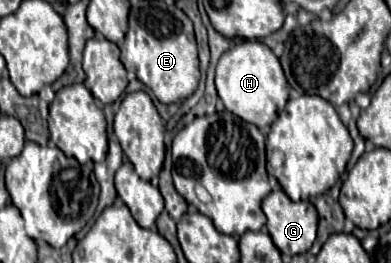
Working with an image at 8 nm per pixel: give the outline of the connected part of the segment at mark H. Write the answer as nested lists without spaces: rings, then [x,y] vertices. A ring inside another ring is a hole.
[[[238,40],[231,50],[219,58],[217,74],[215,74],[215,86],[217,94],[223,100],[225,108],[239,116],[245,122],[255,124],[257,128],[269,126],[277,114],[285,108],[289,86],[283,76],[283,68],[279,64],[279,58],[261,42],[257,40]]]

